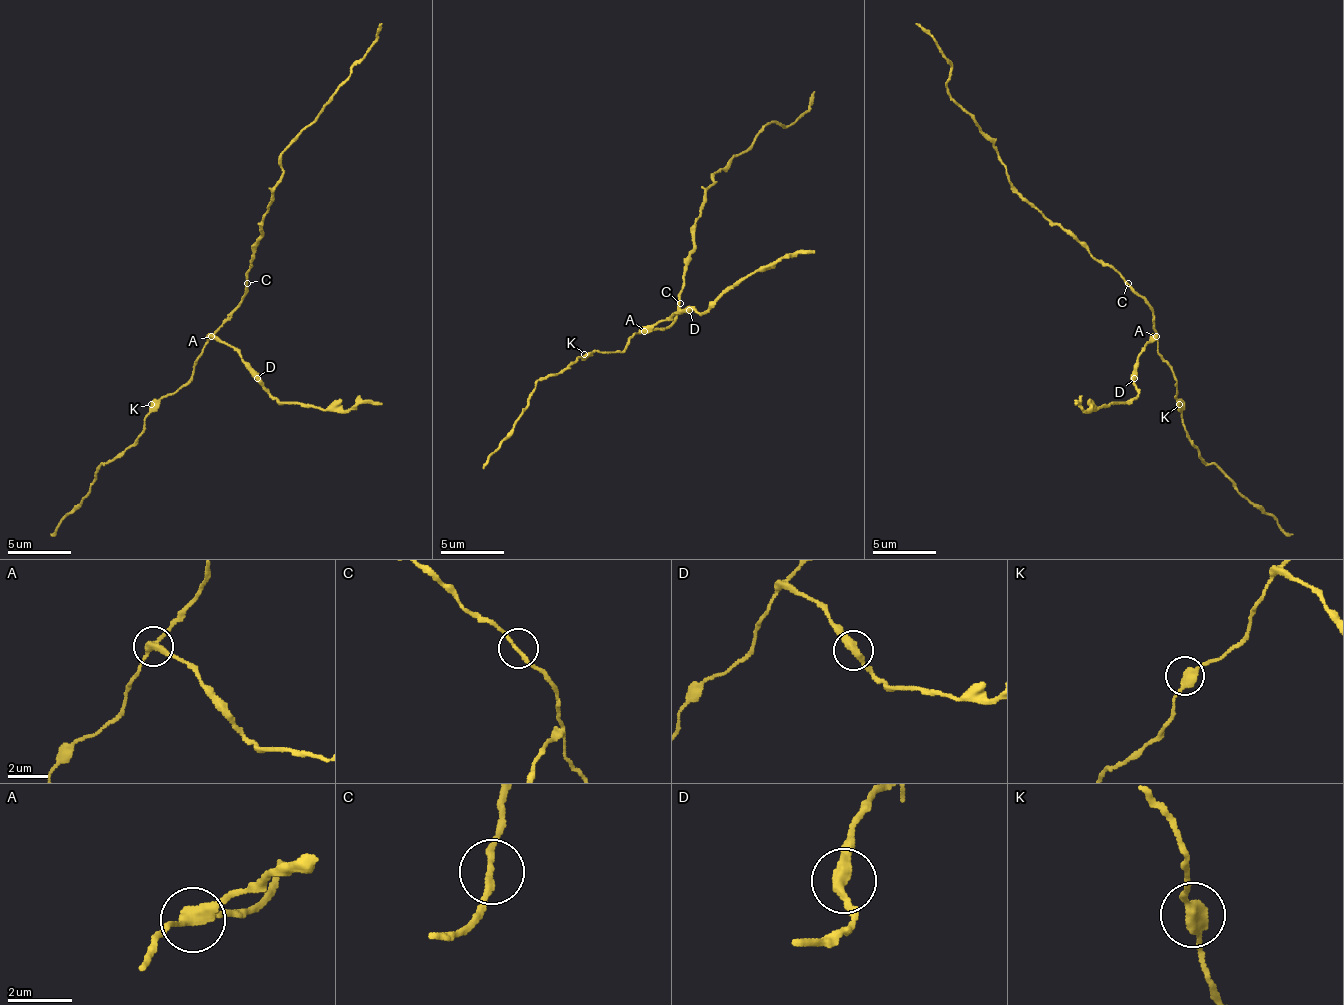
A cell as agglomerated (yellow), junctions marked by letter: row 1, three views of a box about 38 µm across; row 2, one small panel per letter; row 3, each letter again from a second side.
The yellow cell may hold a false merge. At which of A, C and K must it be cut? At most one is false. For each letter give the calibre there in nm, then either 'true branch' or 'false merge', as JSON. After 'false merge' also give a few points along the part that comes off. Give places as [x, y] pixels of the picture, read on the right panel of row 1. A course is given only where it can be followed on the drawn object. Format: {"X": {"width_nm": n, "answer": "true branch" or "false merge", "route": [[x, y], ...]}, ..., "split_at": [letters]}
{"A": {"width_nm": 280, "answer": "false merge", "route": [[1157, 337], [1147, 343], [1137, 359], [1134, 398], [1086, 410], [1074, 404]]}, "C": {"width_nm": 170, "answer": "true branch"}, "K": {"width_nm": 340, "answer": "true branch"}, "split_at": ["A"]}

